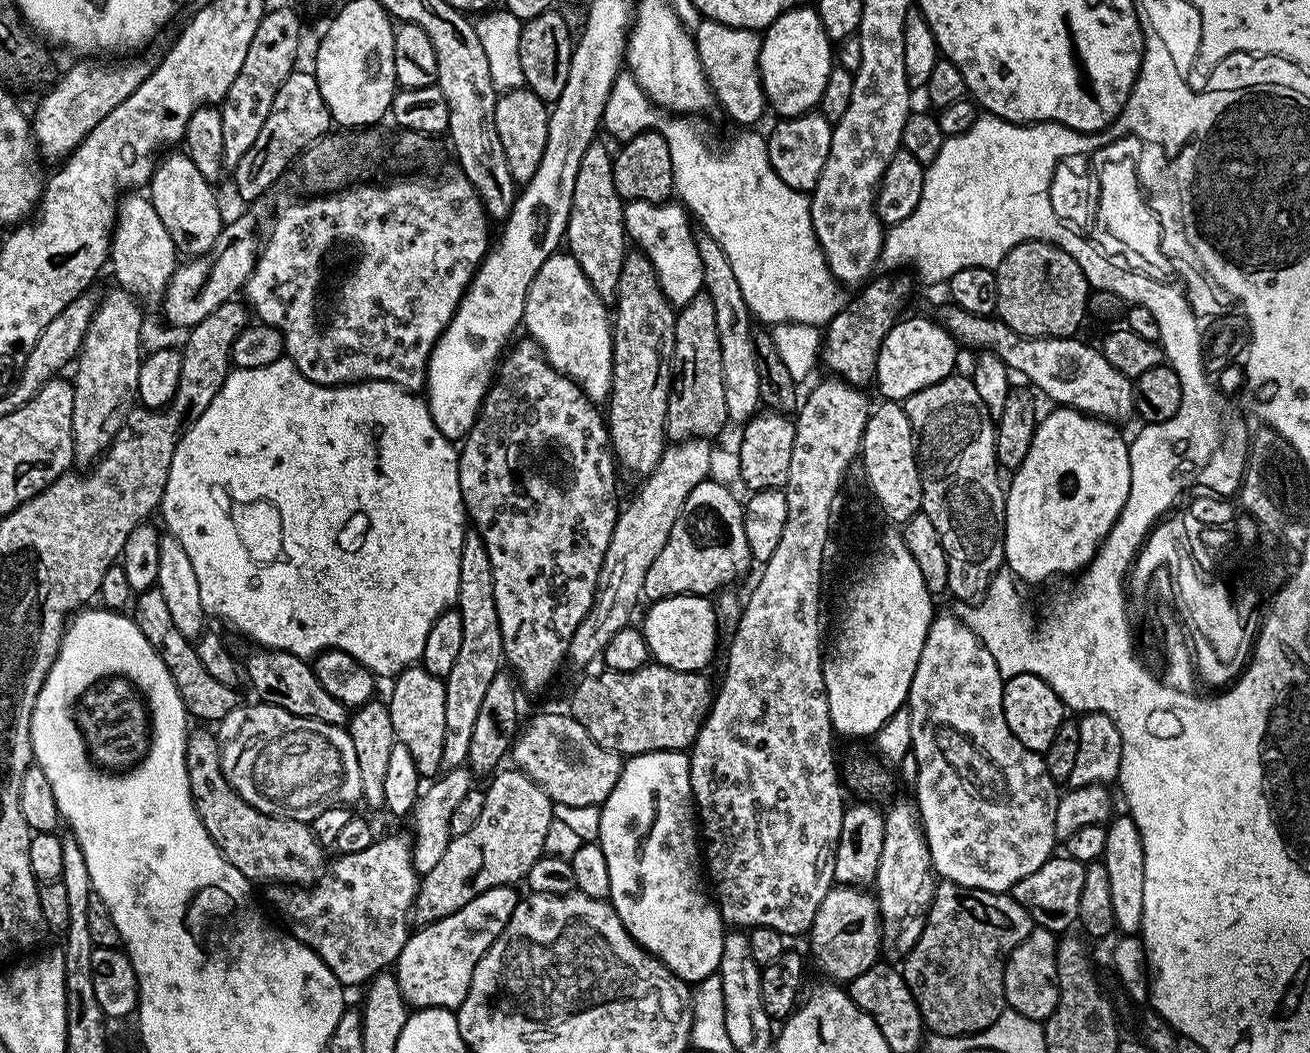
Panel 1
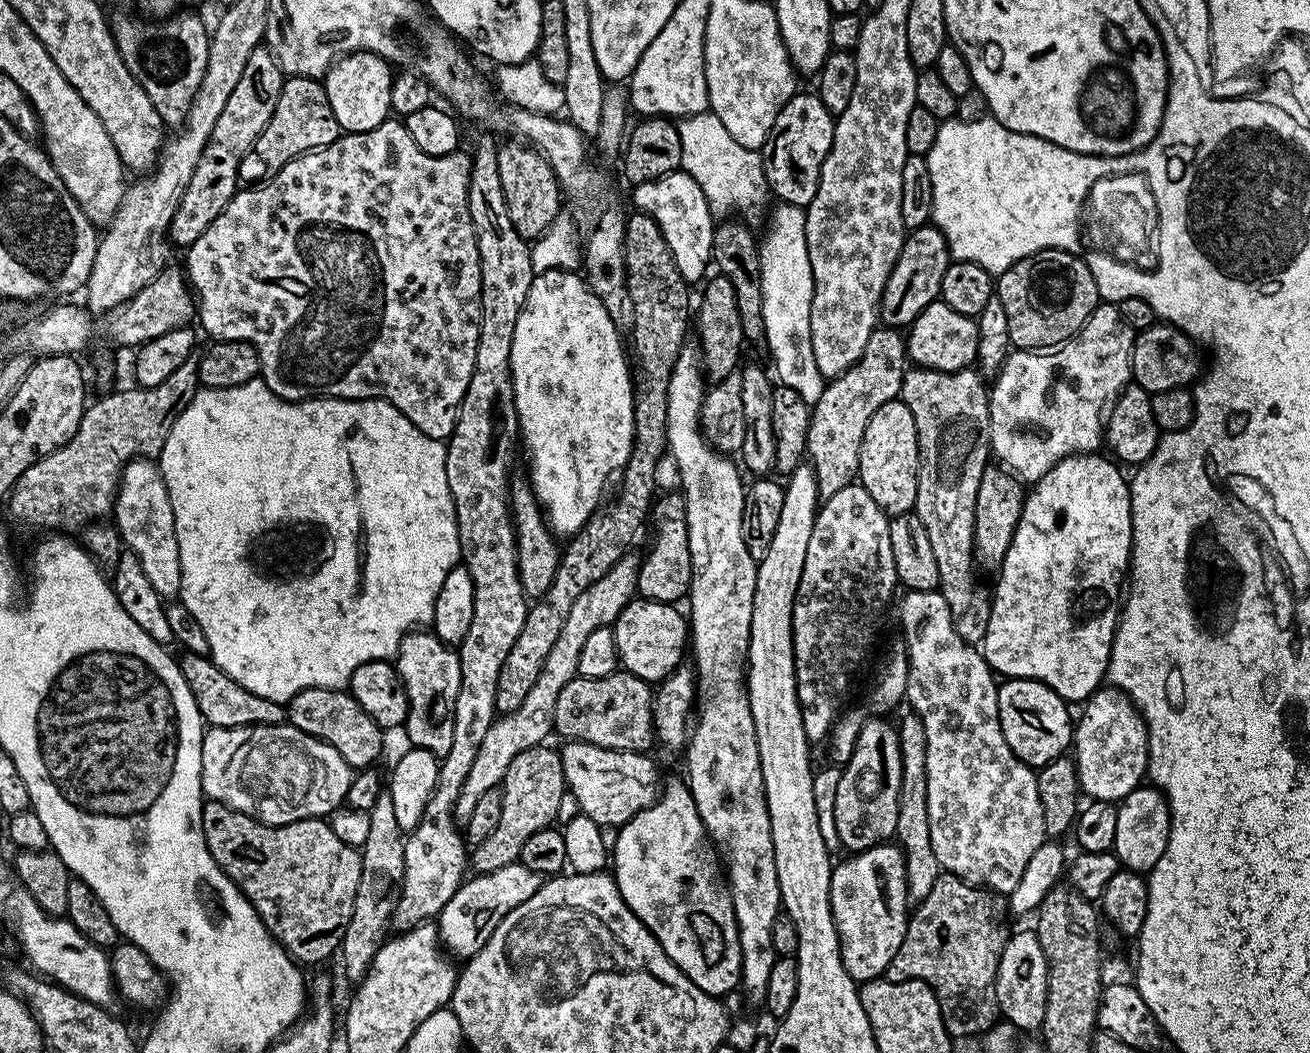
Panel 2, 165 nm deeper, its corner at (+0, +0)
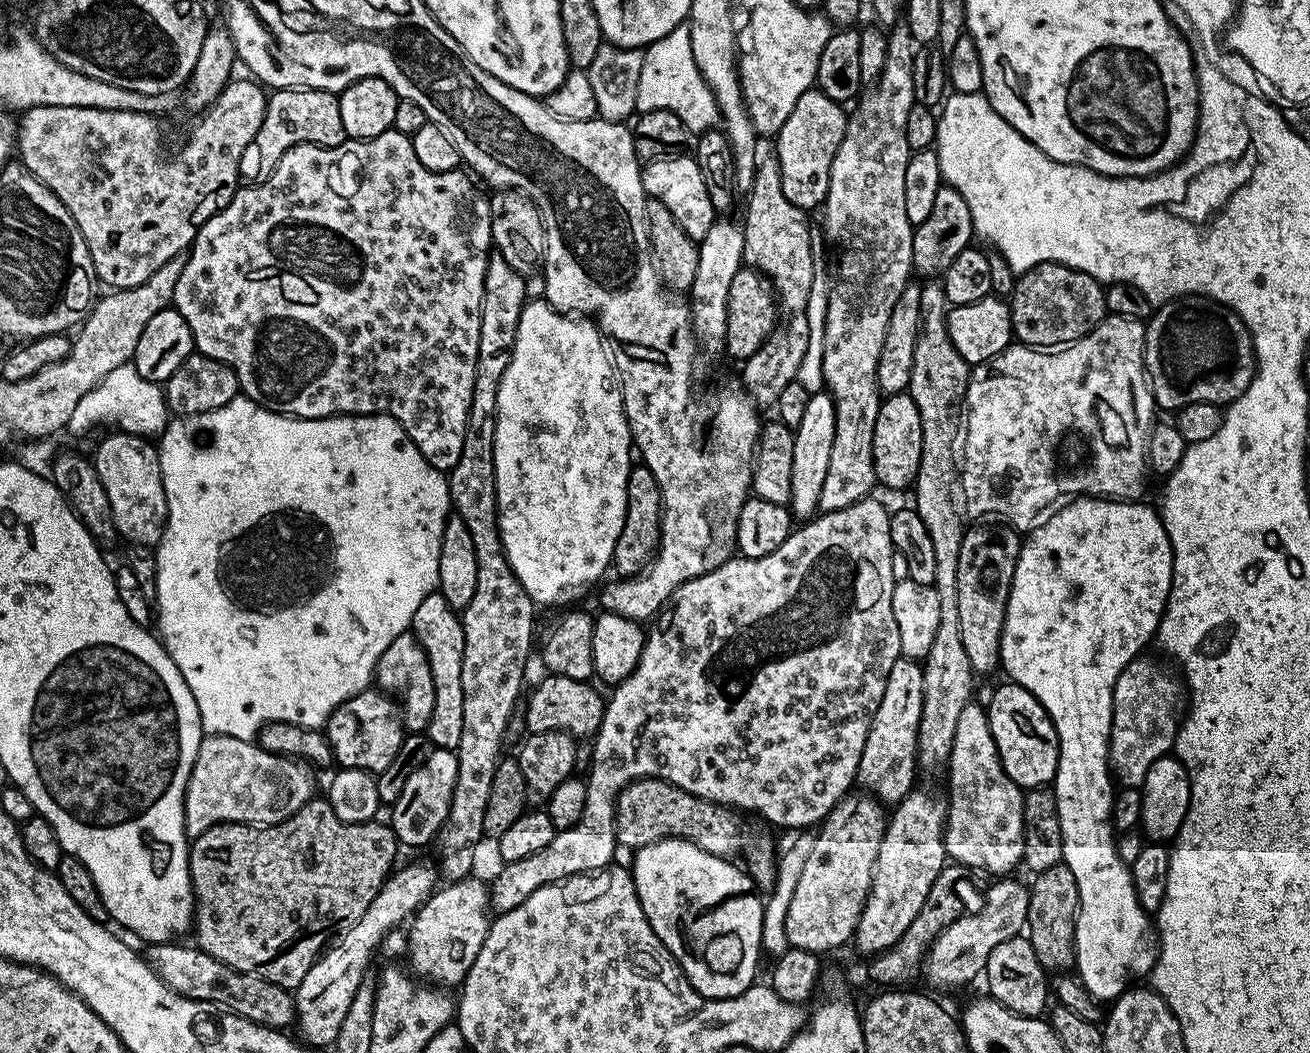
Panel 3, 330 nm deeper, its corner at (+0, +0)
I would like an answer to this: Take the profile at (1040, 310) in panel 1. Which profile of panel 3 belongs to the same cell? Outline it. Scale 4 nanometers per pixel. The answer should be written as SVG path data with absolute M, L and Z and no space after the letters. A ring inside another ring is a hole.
M1039 264L1028 272L1019 273L1010 297L1012 331L1015 339L1021 345L1041 350L1056 350L1061 346L1081 340L1083 336L1090 334L1104 321L1106 315L1104 294L1105 289L1100 281L1090 278L1090 274L1082 270L1065 264Z

